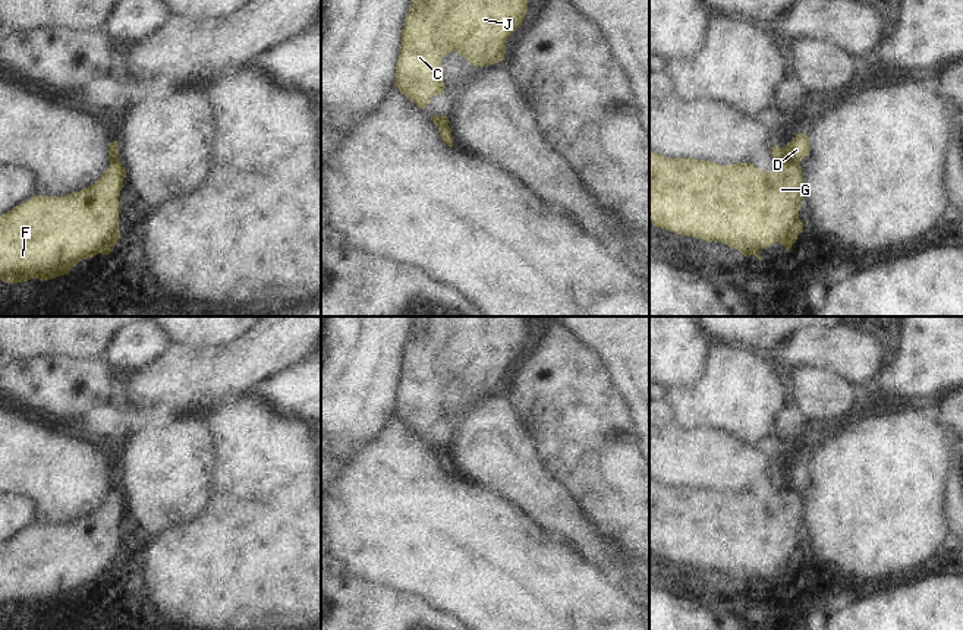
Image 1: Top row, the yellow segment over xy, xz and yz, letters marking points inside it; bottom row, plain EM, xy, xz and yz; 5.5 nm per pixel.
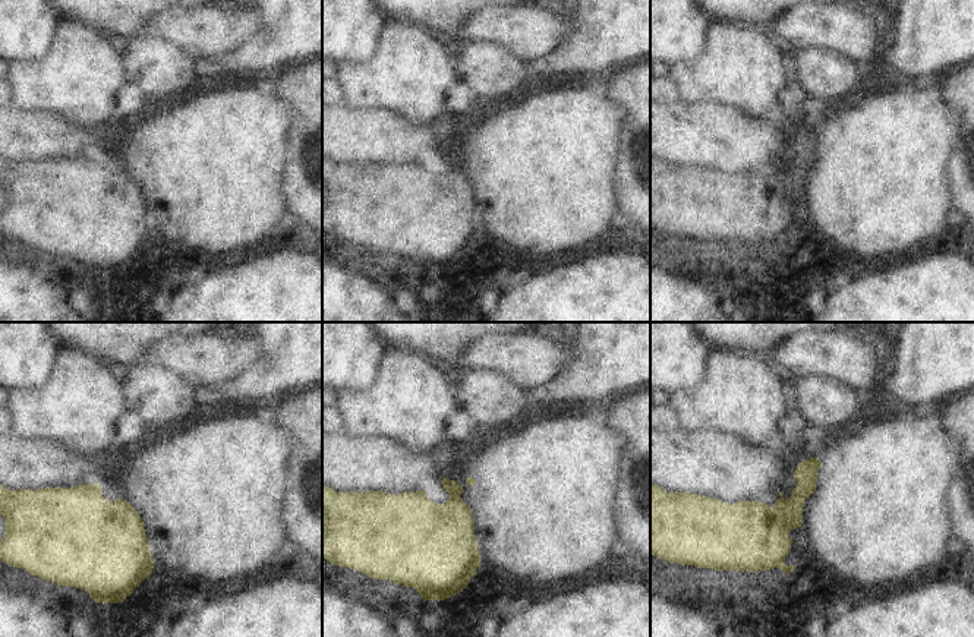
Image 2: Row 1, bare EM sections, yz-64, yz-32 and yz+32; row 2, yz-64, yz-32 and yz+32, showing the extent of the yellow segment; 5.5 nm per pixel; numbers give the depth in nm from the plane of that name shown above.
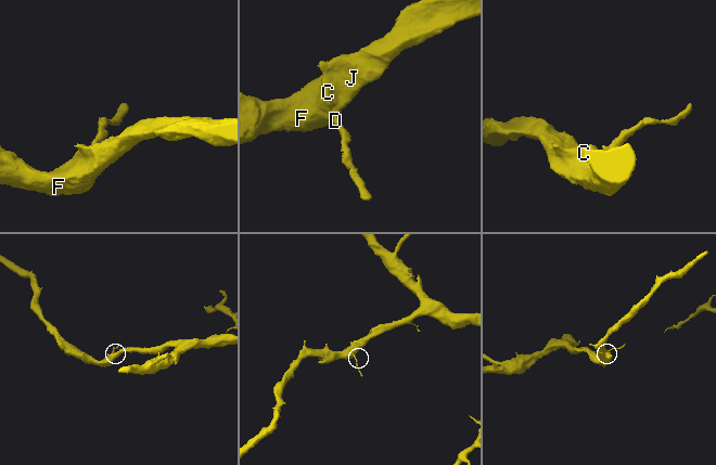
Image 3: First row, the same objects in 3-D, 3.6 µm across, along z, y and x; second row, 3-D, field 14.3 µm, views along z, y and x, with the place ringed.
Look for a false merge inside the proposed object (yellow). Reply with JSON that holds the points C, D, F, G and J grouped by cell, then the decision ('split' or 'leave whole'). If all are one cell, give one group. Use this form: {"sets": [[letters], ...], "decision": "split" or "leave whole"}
{"sets": [["C", "D", "F", "G", "J"]], "decision": "leave whole"}

